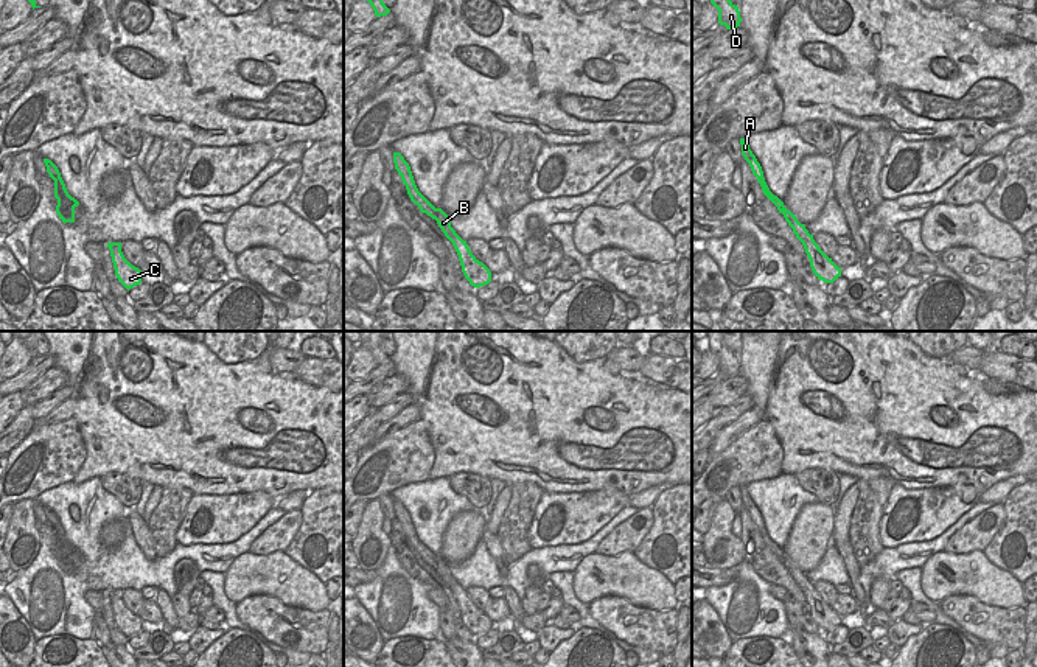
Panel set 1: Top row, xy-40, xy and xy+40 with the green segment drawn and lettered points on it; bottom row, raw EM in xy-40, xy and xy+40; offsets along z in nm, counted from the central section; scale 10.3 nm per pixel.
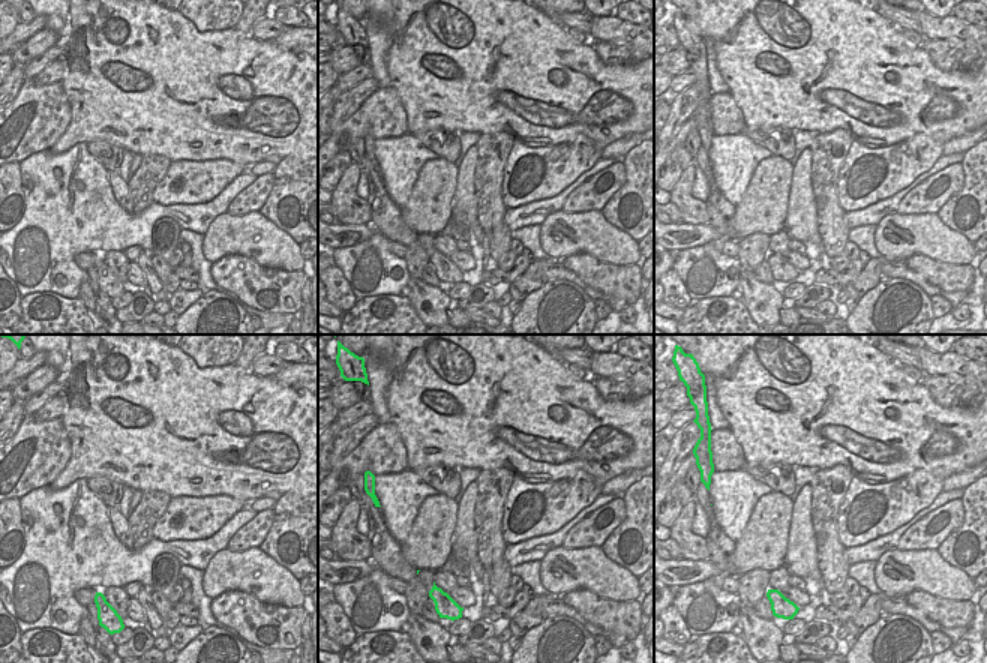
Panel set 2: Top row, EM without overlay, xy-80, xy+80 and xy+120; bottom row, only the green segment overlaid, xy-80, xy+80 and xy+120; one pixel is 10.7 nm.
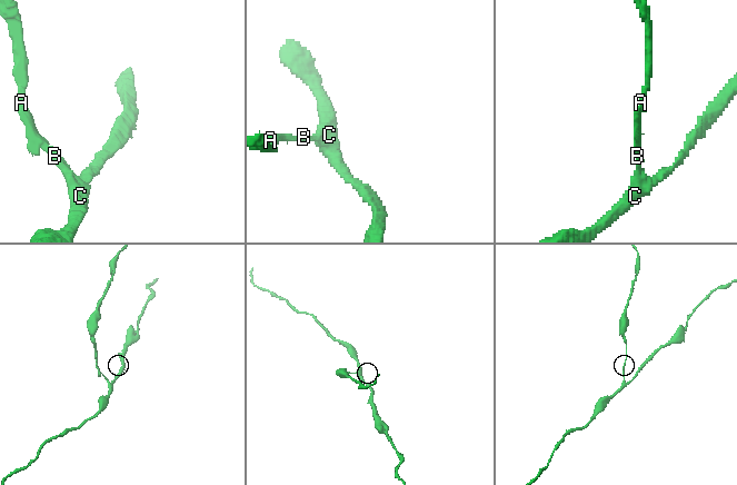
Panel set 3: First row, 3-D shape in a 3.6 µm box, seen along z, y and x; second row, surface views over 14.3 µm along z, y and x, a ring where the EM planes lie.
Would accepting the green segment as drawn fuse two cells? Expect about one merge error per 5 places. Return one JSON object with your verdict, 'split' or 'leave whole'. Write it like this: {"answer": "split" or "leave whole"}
{"answer": "leave whole"}

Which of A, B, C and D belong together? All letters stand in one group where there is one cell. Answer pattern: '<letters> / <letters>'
A B C D

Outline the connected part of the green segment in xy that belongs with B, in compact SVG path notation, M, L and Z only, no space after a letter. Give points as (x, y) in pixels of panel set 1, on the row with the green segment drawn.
M393 152L395 169L401 176L406 185L407 194L414 204L418 205L421 213L426 213L437 221L445 236L452 243L462 266L462 272L471 286L480 288L491 281L490 269L480 263L470 250L466 241L463 241L456 230L451 227L449 216L442 210L435 208L417 188L409 163L400 152Z

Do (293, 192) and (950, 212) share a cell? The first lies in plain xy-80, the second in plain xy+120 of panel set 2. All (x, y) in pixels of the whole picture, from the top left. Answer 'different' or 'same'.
same

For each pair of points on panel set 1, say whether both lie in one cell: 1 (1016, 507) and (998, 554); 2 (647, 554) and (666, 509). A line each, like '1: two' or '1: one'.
1: one
2: one

